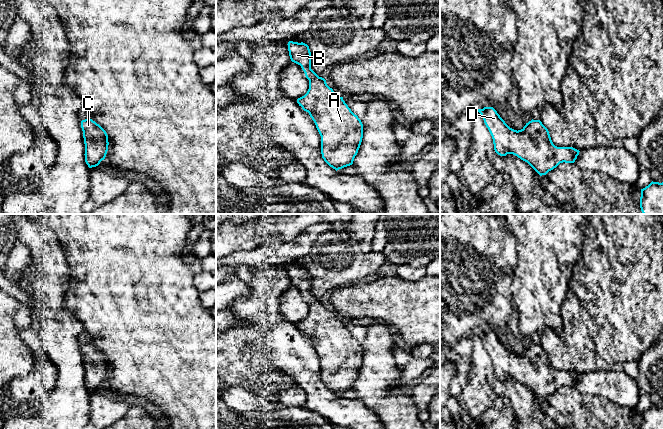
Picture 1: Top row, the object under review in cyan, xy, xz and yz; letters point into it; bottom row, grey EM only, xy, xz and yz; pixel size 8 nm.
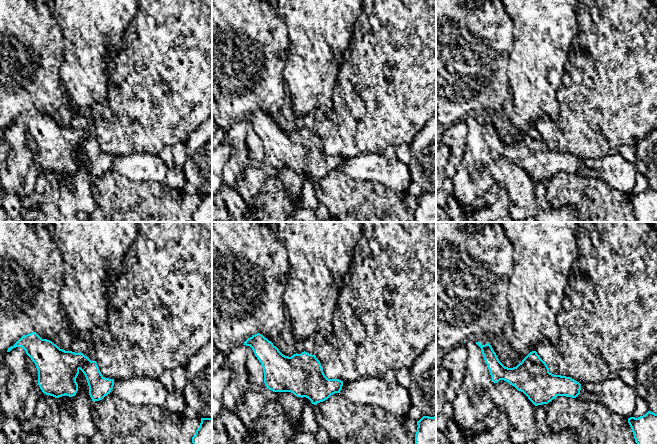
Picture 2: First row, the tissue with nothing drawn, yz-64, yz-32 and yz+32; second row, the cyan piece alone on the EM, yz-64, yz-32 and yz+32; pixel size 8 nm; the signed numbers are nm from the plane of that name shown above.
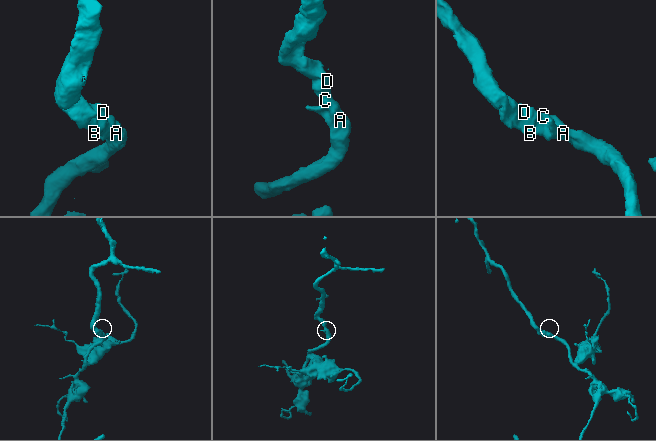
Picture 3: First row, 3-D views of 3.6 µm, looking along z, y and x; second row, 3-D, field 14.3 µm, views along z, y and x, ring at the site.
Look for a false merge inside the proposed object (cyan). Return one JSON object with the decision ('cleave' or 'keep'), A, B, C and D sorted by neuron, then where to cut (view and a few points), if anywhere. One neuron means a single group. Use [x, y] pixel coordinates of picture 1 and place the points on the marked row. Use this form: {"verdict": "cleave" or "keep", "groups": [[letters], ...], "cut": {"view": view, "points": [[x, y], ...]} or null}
{"verdict": "keep", "groups": [["A", "B", "C", "D"]], "cut": null}

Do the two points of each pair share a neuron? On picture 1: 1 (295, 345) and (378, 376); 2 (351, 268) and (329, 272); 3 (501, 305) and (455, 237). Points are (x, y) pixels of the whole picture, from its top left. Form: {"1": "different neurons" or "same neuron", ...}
{"1": "different neurons", "2": "same neuron", "3": "same neuron"}

